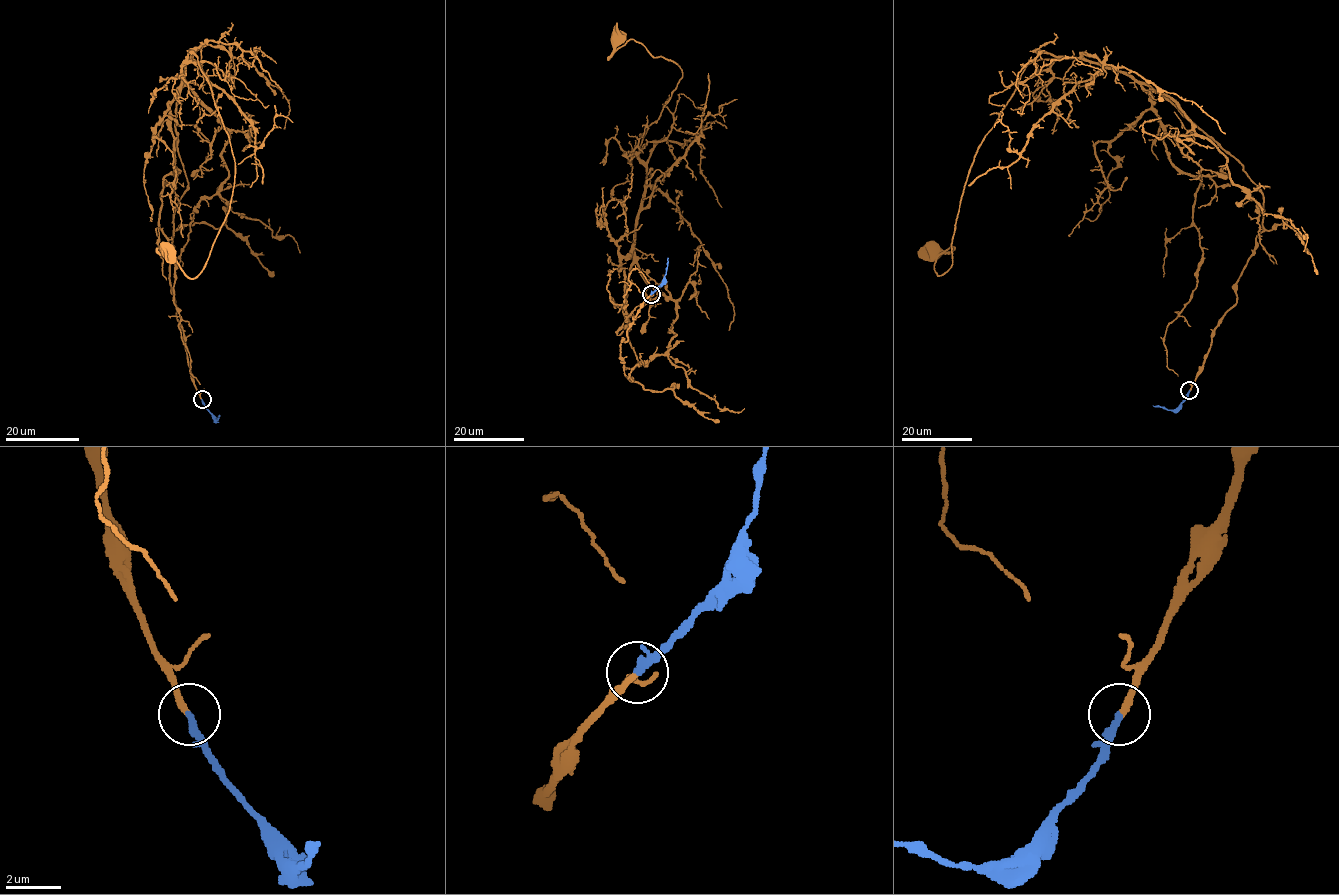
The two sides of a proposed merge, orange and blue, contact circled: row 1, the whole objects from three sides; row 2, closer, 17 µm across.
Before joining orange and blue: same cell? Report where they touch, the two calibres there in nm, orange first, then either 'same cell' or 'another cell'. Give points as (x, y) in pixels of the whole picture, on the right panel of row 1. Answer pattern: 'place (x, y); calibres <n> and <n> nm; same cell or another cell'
place (1189, 390); calibres 220 and 260 nm; same cell

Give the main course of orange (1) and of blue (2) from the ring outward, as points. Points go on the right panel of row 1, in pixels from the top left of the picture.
1: (1189, 390), (1236, 302), (1263, 194), (1148, 86), (1080, 59), (1031, 61), (972, 163), (941, 275), (934, 250)
2: (1189, 390), (1174, 410), (1152, 405)

